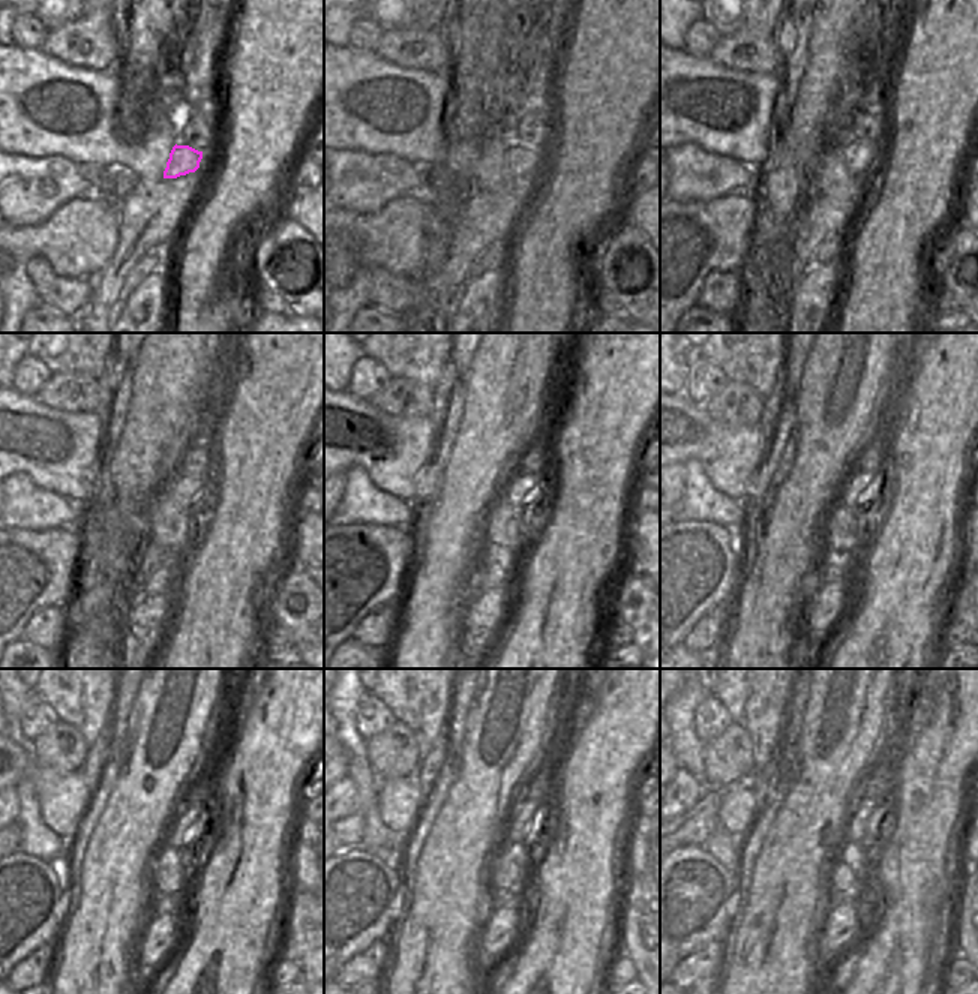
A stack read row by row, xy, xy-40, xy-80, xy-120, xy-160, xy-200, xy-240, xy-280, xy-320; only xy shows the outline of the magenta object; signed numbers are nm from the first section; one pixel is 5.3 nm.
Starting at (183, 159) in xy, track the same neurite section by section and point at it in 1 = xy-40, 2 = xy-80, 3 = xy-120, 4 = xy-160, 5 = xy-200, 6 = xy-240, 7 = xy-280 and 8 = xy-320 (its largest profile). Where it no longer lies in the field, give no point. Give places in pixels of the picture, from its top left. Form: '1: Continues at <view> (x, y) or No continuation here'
1: Continues at xy-40 (519, 161)
2: Continues at xy-80 (860, 156)
3: Continues at xy-120 (186, 491)
4: Continues at xy-160 (519, 489)
5: Continues at xy-200 (852, 492)
6: Continues at xy-240 (180, 829)
7: Continues at xy-280 (516, 829)
8: Continues at xy-320 (855, 828).

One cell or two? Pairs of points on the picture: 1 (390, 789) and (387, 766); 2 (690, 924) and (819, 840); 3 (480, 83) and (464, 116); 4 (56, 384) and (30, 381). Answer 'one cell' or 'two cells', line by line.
1: two cells
2: two cells
3: one cell
4: two cells

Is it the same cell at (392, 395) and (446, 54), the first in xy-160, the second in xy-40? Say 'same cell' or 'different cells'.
same cell

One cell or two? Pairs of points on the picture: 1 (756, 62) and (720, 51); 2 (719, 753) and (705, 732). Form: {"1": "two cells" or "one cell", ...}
{"1": "one cell", "2": "two cells"}

